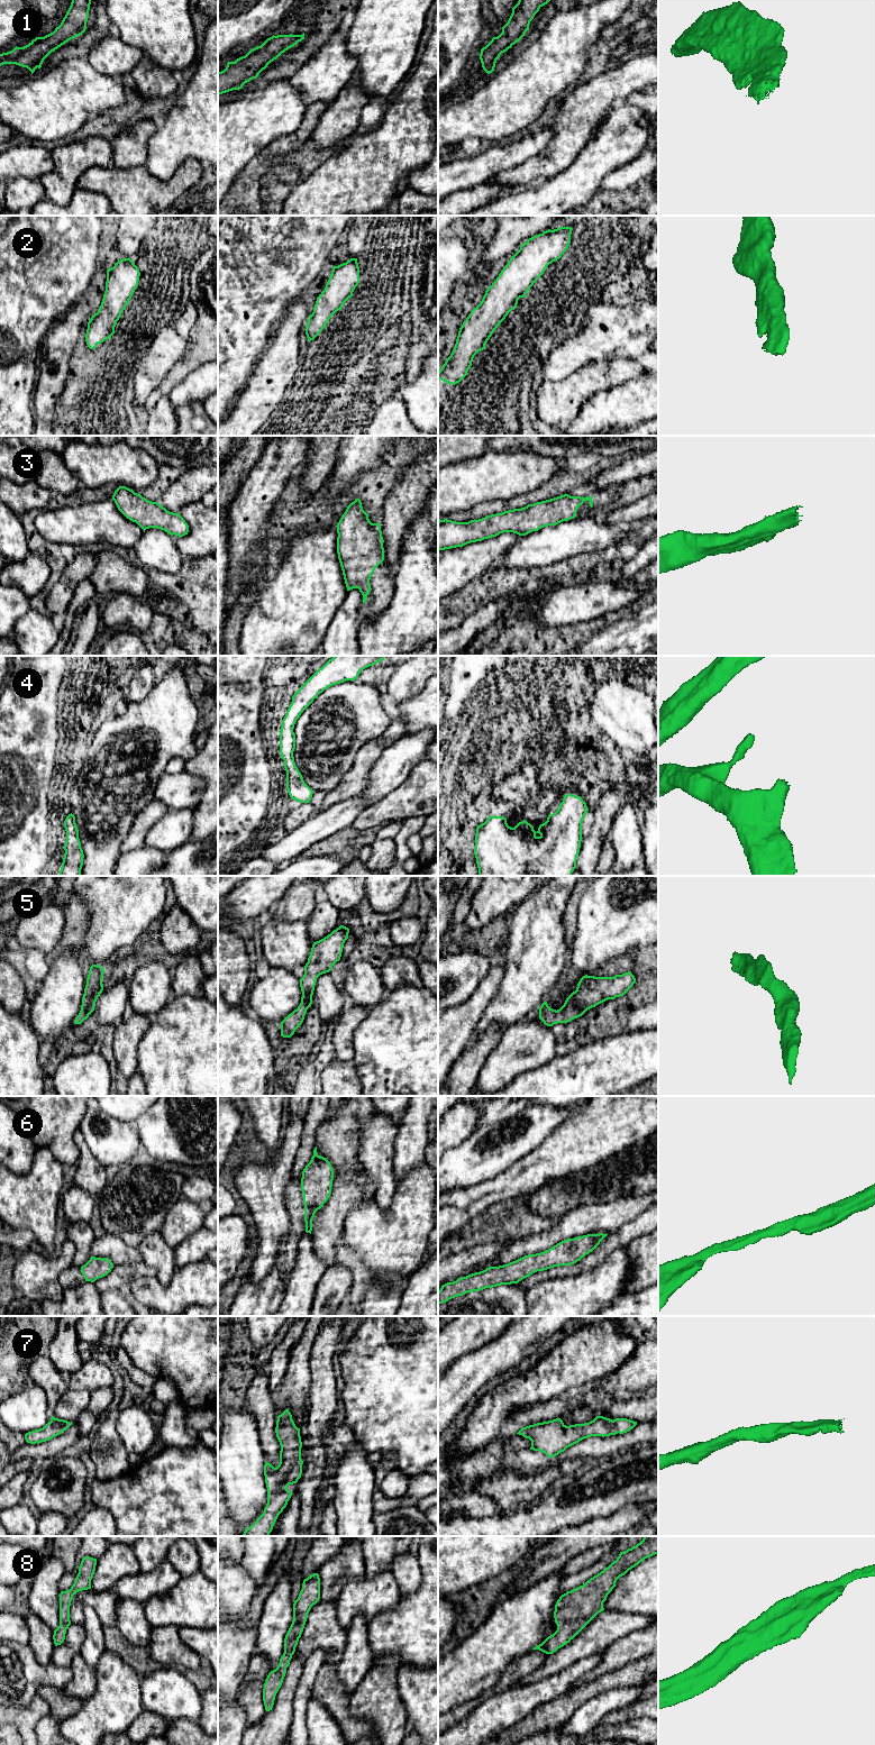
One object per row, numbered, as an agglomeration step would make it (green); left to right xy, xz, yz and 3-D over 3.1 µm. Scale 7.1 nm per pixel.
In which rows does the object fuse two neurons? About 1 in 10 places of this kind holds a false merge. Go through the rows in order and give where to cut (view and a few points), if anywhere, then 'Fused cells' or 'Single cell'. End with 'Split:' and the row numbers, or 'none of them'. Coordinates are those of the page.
1: No split. Single cell
2: No split. Single cell
3: No split. Single cell
4: No split. Single cell
5: No split. Single cell
6: No split. Single cell
7: No split. Single cell
8: No split. Single cell
Split: none of them

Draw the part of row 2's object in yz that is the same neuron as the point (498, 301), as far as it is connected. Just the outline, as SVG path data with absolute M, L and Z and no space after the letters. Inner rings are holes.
M559 227L546 230L529 238L510 258L496 280L487 287L481 303L474 308L459 328L455 347L445 364L438 371L438 380L455 385L459 383L472 366L474 356L485 349L494 330L508 313L517 308L518 300L527 296L534 283L544 274L547 266L559 259L571 244L572 227Z

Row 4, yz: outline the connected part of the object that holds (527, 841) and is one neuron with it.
M567 794L558 810L549 814L547 821L539 825L538 831L526 820L514 828L507 823L503 816L490 816L476 828L474 855L478 868L478 876L572 876L576 868L576 860L582 841L582 822L589 808L581 796Z

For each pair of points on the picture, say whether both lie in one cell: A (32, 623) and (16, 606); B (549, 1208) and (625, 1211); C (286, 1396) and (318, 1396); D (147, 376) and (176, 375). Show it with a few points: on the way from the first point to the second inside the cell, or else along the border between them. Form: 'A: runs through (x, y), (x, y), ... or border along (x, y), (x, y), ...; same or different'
A: border along (29, 609), (17, 621), (11, 633); different
B: border along (596, 1203), (580, 1204), (566, 1214); different
C: border along (310, 1370), (310, 1388), (301, 1422); different
D: border along (182, 355), (164, 380), (148, 395); different

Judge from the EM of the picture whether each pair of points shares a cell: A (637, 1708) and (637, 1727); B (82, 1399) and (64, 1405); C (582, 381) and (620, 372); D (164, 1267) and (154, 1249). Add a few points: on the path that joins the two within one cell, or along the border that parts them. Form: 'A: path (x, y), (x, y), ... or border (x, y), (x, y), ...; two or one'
A: border (646, 1717), (611, 1725); two
B: path (78, 1399), (69, 1405); one
C: path (591, 378), (605, 377), (611, 373); one
D: path (162, 1262), (156, 1253); one

